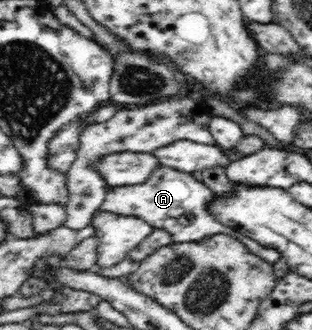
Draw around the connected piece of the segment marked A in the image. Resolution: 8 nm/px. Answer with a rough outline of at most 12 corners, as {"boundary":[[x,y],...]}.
{"boundary":[[166,166],[111,187],[99,207],[167,231],[174,243],[217,233],[270,262],[282,254],[208,212],[212,188]]}

